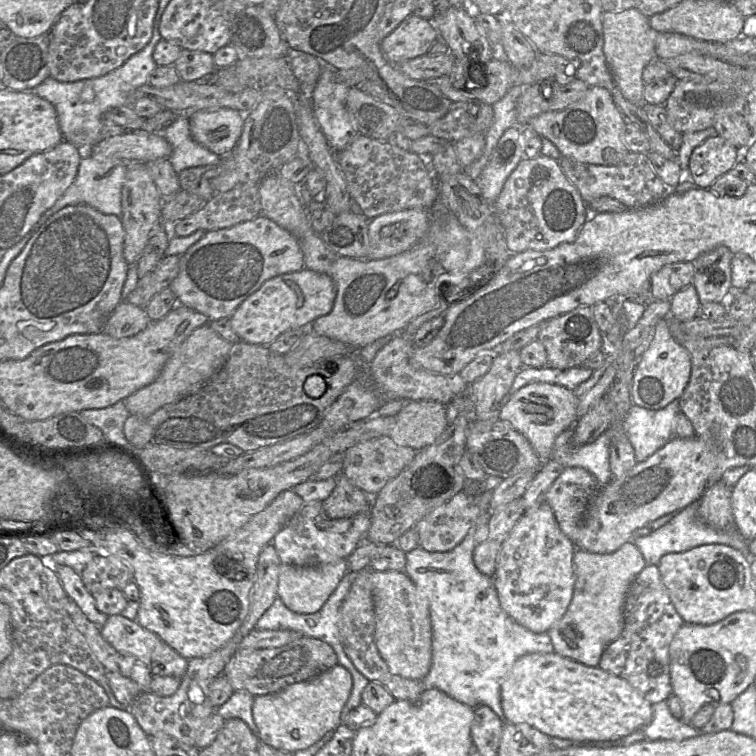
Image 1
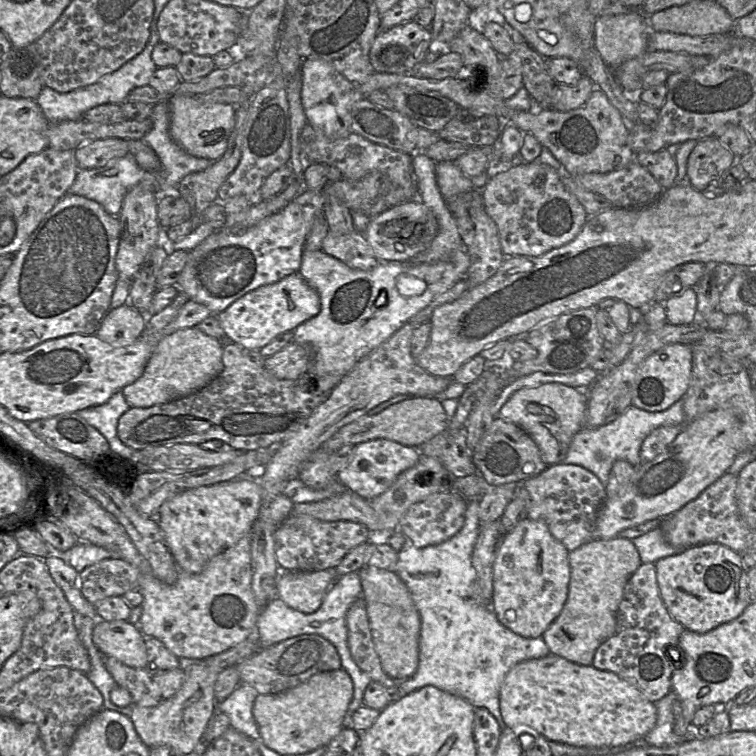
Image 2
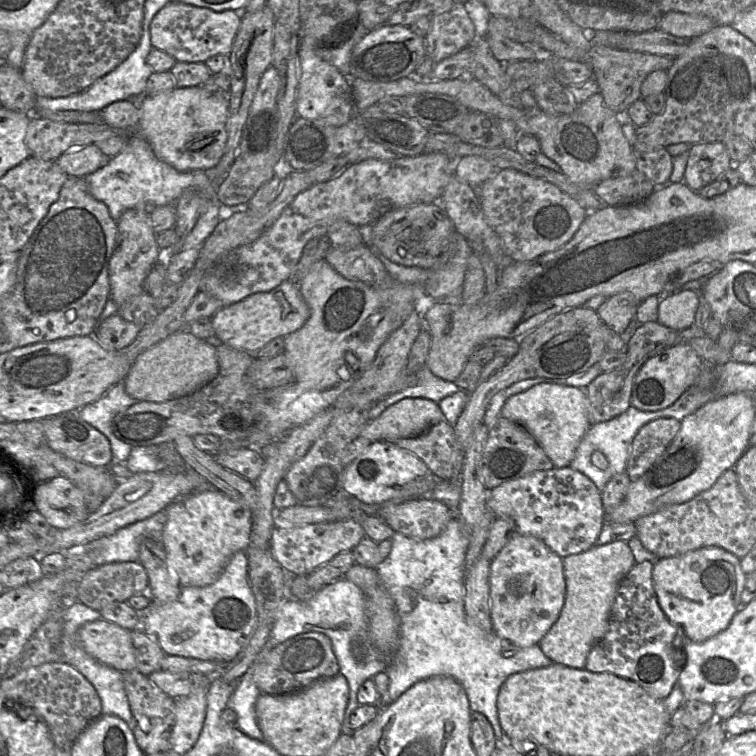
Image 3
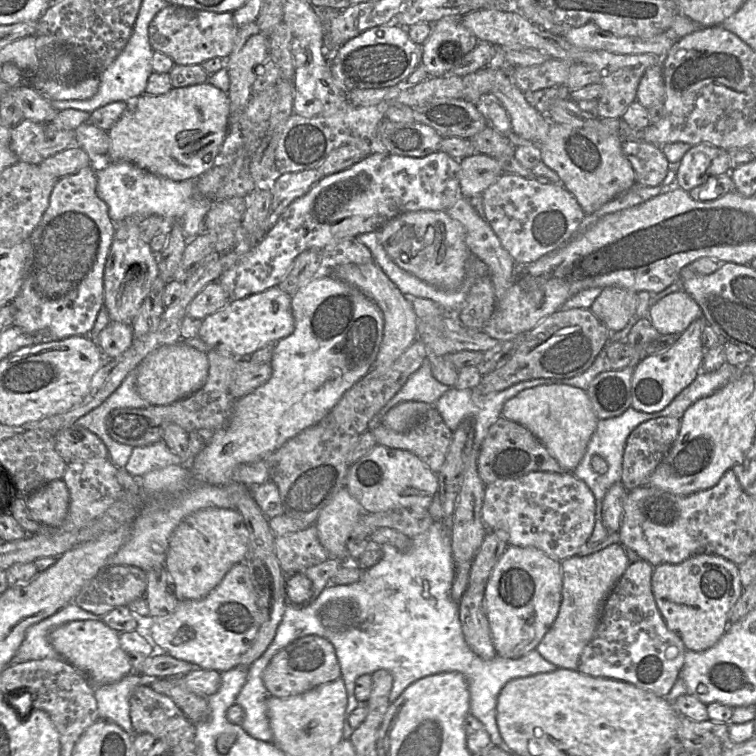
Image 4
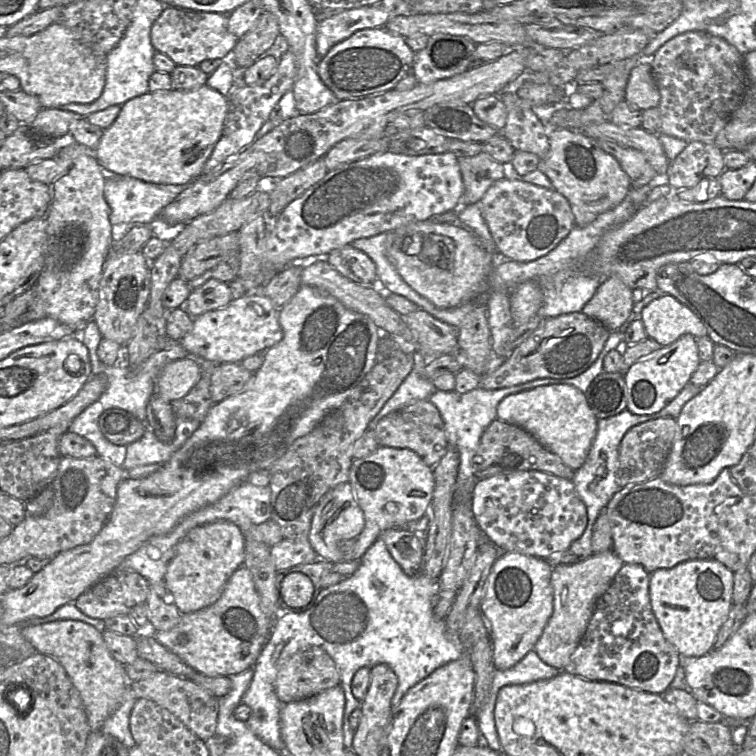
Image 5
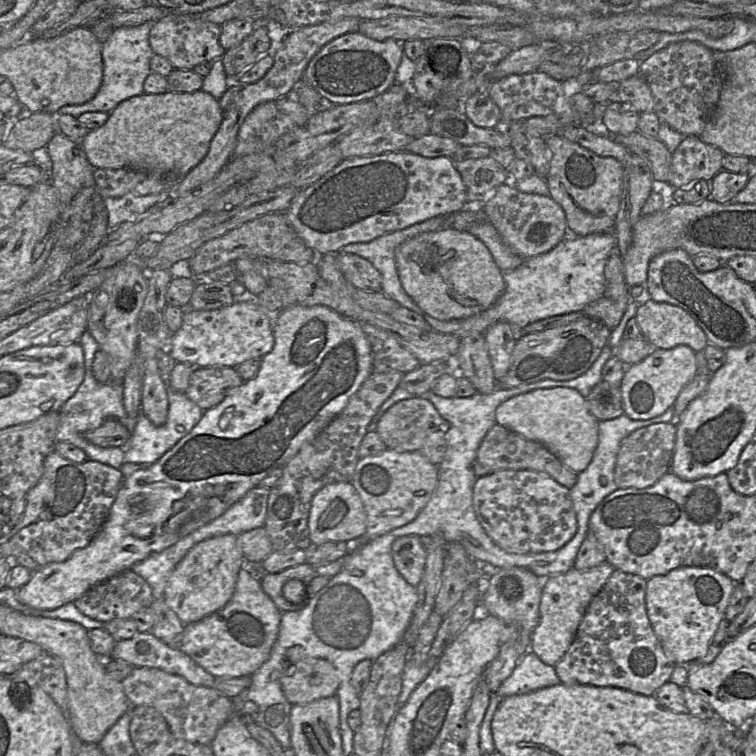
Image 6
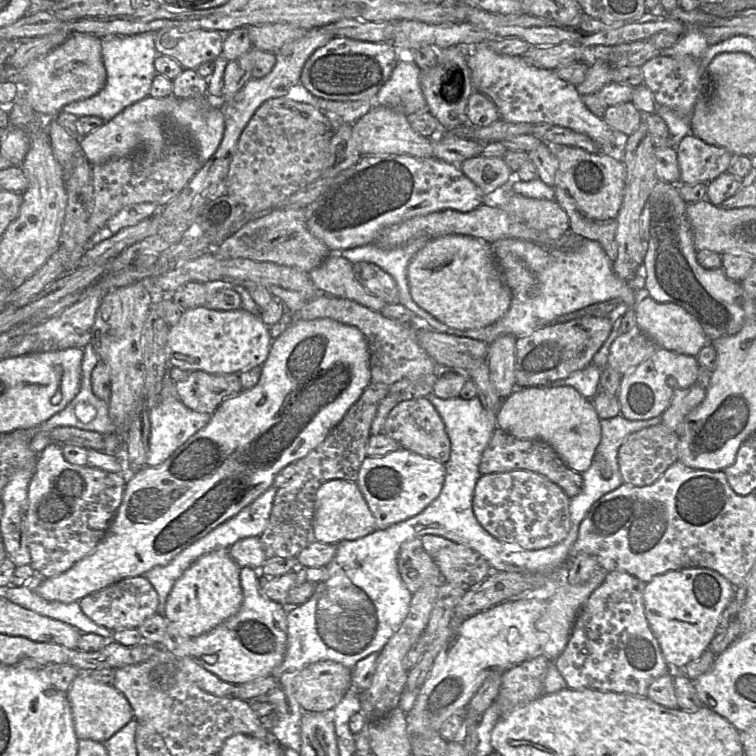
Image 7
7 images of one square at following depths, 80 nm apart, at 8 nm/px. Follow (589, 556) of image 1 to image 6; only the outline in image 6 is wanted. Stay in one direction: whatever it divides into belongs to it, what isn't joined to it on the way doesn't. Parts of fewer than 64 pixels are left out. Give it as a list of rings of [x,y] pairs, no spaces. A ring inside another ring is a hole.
[[[605,561],[589,570],[582,571],[573,567],[566,573],[546,578],[543,581],[539,623],[532,634],[530,651],[544,663],[555,666],[574,641],[588,605],[614,570],[615,568]]]

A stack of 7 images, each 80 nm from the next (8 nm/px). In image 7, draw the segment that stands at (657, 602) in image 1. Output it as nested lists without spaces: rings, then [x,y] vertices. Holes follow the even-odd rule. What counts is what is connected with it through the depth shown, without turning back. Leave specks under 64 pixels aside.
[[[625,573],[607,574],[603,583],[590,595],[581,608],[564,651],[555,660],[558,671],[571,689],[594,689],[646,697],[650,684],[667,674],[668,664],[645,618],[643,594],[646,583]]]

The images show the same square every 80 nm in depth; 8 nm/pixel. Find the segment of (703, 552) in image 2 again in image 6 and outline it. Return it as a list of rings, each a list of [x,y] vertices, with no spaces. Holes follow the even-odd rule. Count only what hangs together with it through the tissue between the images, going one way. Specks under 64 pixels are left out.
[[[683,566],[647,580],[646,611],[666,656],[676,665],[698,661],[708,650],[734,590],[734,582],[713,569]]]

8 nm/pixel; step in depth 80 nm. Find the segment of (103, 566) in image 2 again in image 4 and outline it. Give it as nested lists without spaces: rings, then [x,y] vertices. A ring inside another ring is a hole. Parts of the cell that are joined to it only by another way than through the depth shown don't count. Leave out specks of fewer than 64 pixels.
[[[106,566],[81,588],[73,602],[89,613],[103,616],[116,607],[145,597],[146,586],[146,572],[140,568]]]

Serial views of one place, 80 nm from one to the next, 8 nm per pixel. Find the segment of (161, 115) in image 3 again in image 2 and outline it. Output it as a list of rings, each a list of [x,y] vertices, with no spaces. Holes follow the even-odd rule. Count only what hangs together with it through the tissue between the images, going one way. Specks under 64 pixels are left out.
[[[174,95],[168,100],[169,132],[172,139],[189,154],[216,161],[227,149],[228,138],[235,125],[235,105],[201,102],[189,95]]]

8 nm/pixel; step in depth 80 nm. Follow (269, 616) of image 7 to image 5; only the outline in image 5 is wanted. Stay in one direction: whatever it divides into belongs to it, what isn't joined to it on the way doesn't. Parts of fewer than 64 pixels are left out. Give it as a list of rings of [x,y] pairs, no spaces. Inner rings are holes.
[[[243,565],[228,579],[214,604],[181,614],[174,628],[156,631],[154,638],[196,672],[210,677],[228,677],[253,668],[272,628],[273,622],[261,609],[252,575]]]

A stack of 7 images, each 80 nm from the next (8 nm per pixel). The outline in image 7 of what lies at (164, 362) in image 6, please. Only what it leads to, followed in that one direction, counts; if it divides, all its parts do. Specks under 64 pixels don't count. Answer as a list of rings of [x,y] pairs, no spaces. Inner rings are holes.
[[[169,366],[163,378],[163,388],[157,404],[152,408],[148,408],[150,433],[146,464],[150,467],[156,467],[165,462],[179,447],[211,420],[210,414],[193,411],[181,402],[176,390],[176,382],[169,374],[170,369]]]

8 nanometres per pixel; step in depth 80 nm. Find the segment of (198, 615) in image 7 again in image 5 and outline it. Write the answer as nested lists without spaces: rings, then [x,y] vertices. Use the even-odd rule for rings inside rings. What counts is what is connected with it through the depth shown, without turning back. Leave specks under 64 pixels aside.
[[[218,521],[193,528],[177,544],[175,555],[164,577],[167,591],[181,614],[192,613],[214,604],[231,575],[245,559],[245,538],[234,523]]]

